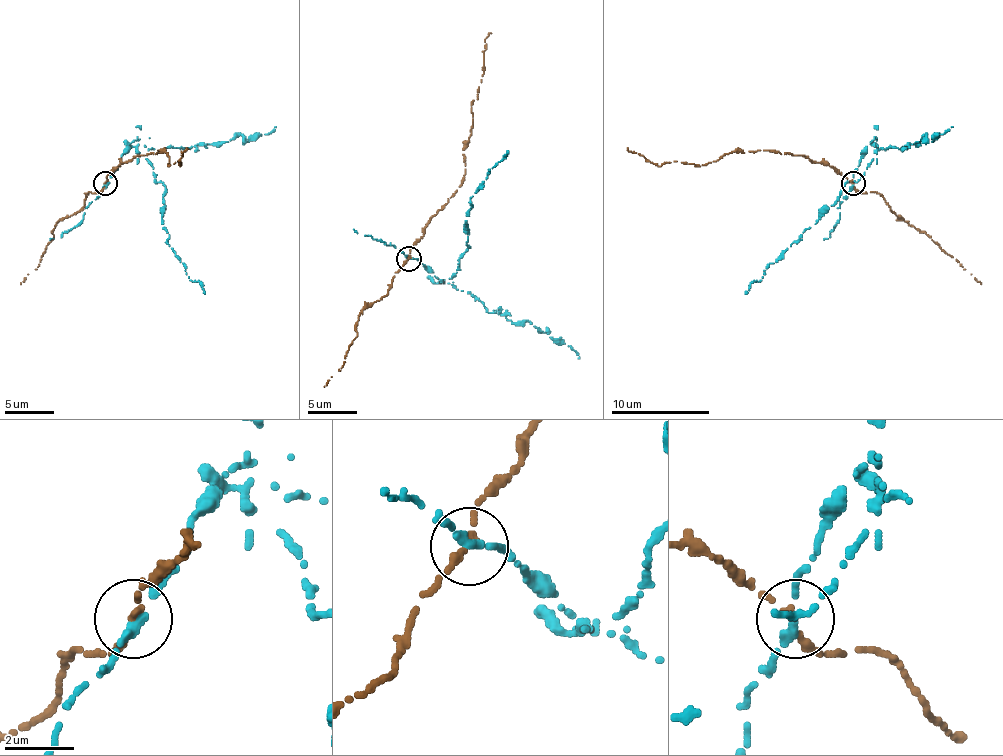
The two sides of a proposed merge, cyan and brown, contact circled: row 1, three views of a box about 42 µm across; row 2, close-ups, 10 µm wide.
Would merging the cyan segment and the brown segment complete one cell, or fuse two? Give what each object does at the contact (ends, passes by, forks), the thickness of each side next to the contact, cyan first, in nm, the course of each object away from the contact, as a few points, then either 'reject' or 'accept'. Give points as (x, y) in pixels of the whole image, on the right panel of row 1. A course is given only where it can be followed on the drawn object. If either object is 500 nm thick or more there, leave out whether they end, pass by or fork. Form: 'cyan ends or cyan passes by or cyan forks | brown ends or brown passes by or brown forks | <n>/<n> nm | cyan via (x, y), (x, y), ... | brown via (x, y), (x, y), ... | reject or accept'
cyan passes by | brown ends | 240/240 nm | cyan via (852, 184), (862, 152), (870, 144), (877, 147), (877, 159), (843, 186), (825, 213), (744, 294) | brown via (852, 184), (821, 162), (767, 149), (730, 152), (698, 167), (671, 162), (659, 167), (627, 147) | reject

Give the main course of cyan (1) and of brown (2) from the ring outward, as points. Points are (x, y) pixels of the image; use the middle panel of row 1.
1: (409, 258), (417, 258), (436, 283), (456, 273), (458, 258), (468, 248), (466, 231), (471, 199), (507, 150)
2: (409, 258), (409, 248), (466, 172), (463, 143), (471, 135), (471, 103), (478, 98), (490, 32)

